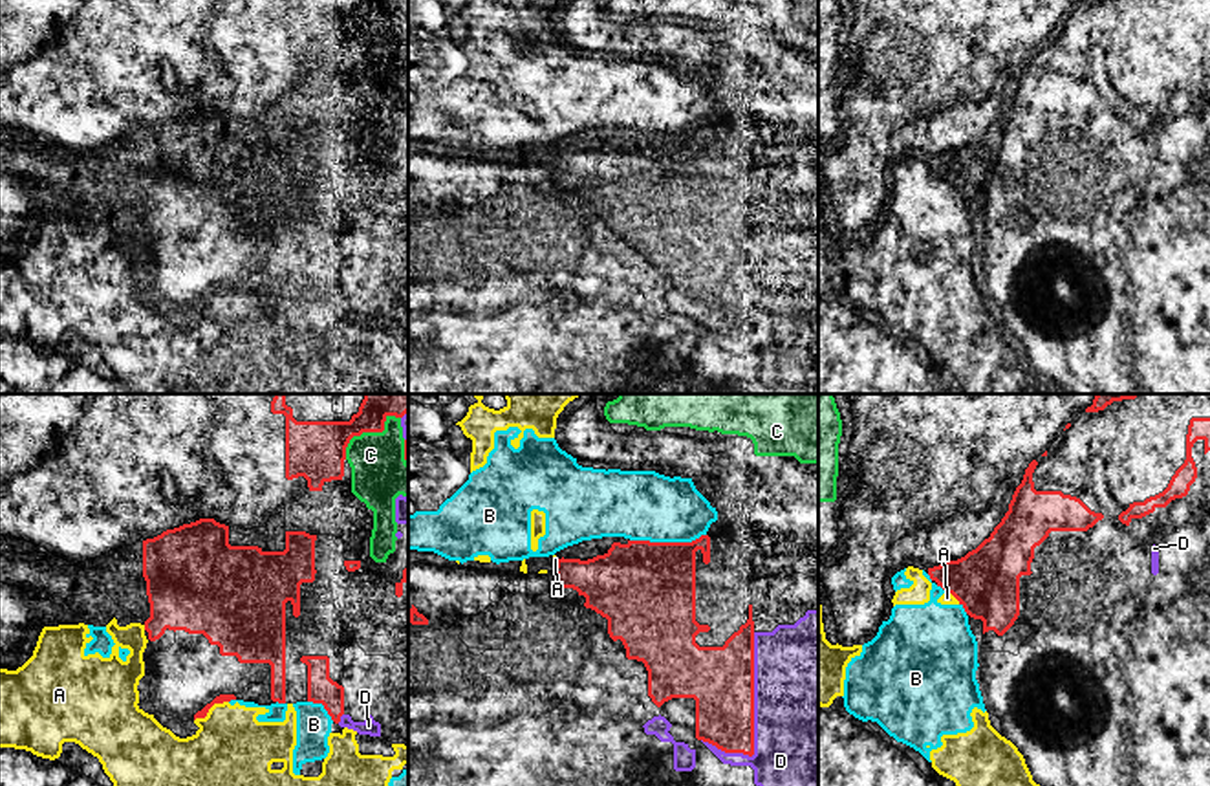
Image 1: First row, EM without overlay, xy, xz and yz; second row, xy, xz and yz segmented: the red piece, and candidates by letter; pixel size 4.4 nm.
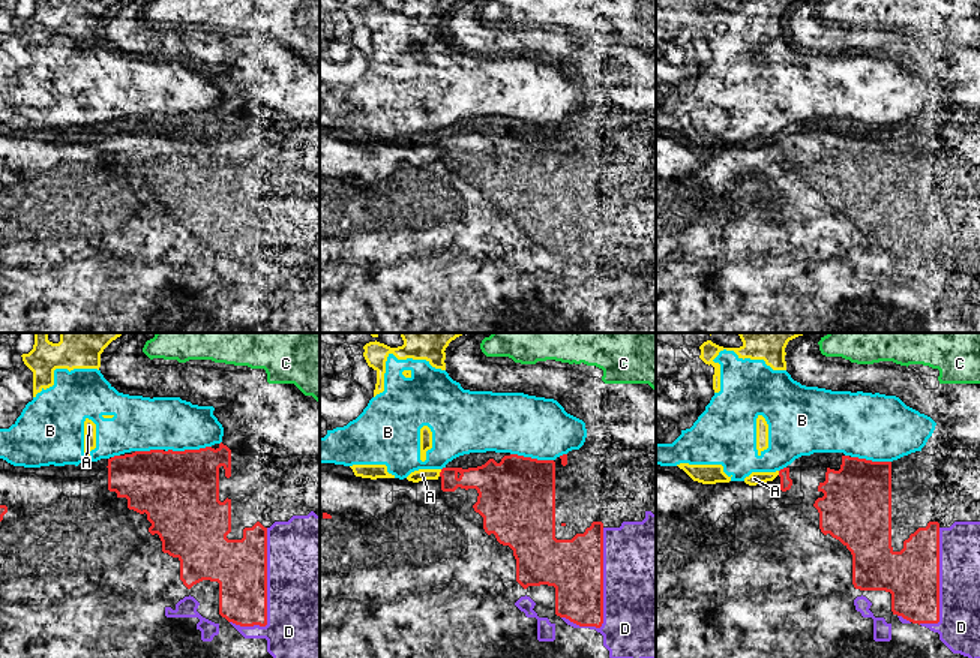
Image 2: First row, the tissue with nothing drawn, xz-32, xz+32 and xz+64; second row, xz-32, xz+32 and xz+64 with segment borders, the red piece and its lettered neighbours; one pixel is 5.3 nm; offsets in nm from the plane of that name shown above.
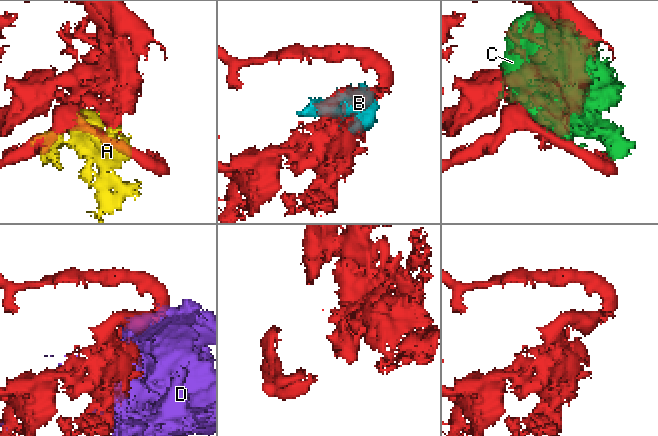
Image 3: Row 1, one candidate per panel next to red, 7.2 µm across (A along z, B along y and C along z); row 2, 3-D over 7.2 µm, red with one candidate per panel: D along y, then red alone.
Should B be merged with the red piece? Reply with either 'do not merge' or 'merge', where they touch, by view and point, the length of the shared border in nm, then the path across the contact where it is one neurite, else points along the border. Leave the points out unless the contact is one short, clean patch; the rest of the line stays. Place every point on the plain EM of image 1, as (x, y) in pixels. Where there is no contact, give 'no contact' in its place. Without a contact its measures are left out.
do not merge; meets red in xz at (667, 132); contact 340 nm long

